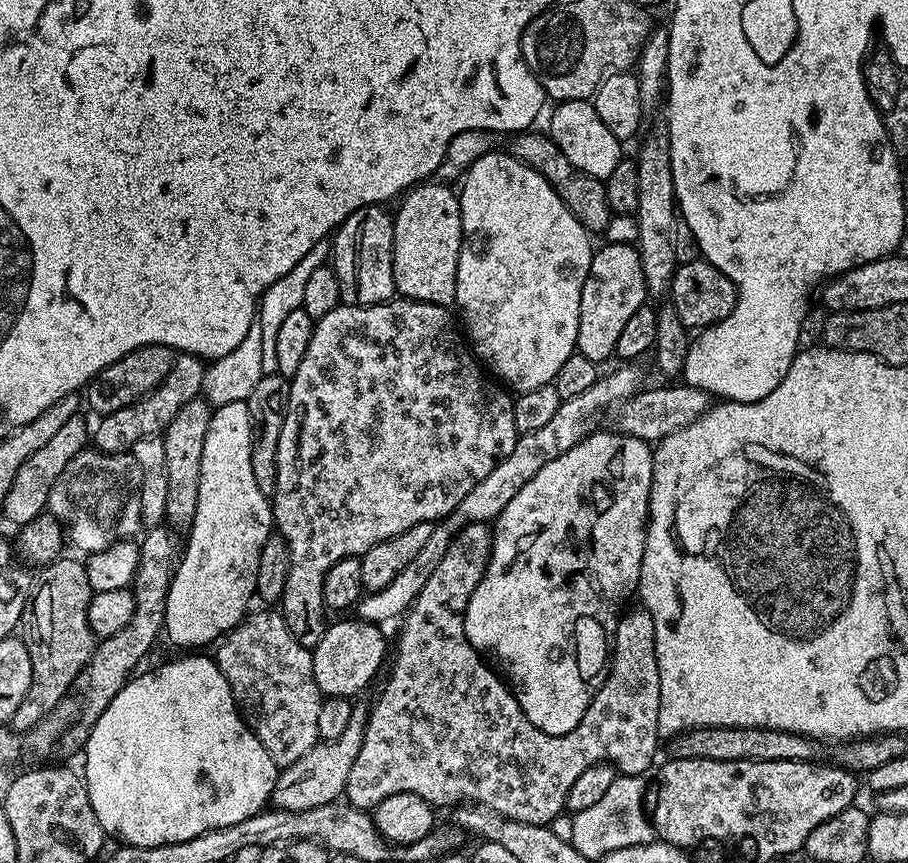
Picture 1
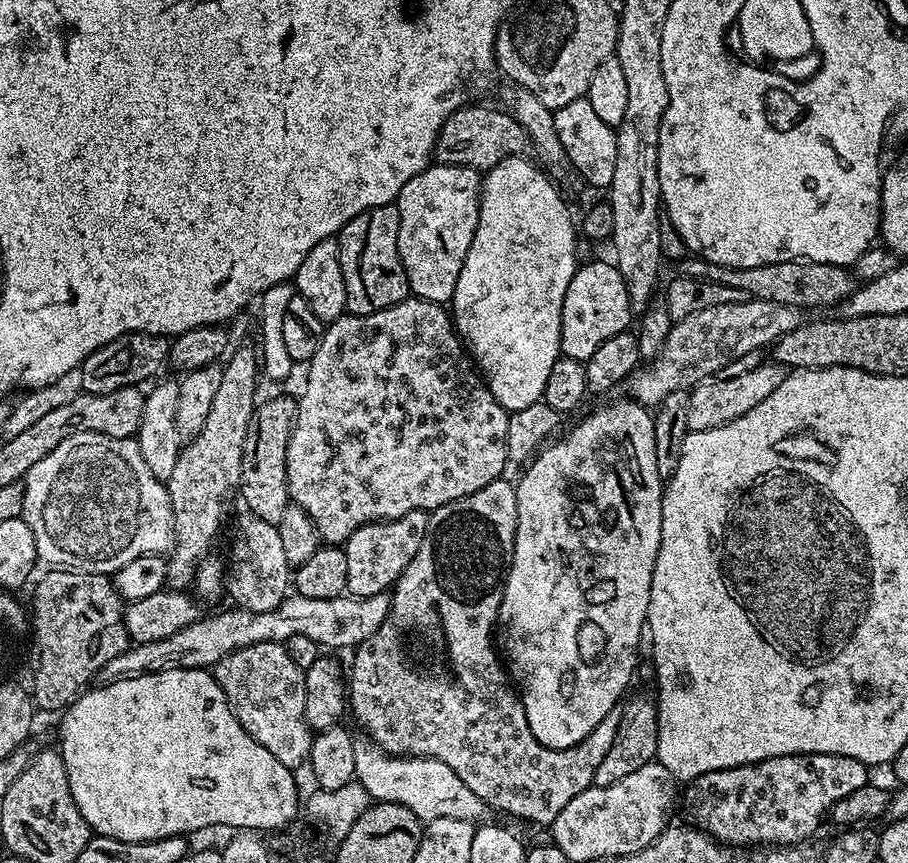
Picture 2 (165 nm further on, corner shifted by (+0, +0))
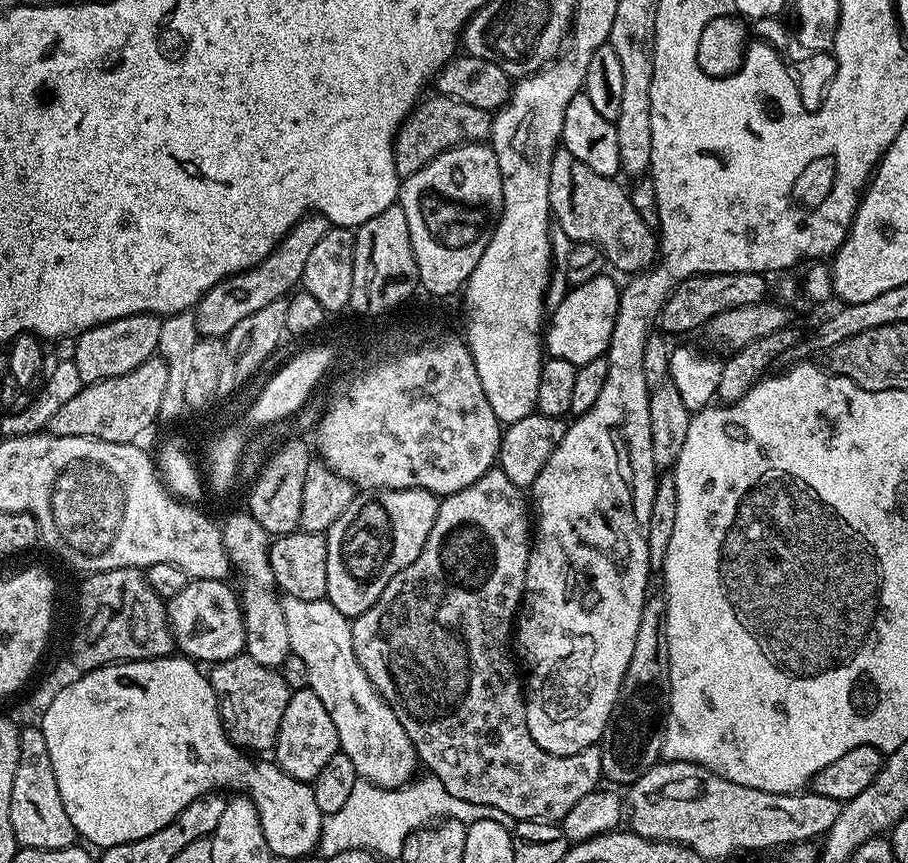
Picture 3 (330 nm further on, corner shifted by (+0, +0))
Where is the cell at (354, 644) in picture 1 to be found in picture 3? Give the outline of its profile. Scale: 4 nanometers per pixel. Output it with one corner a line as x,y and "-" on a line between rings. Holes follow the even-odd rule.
311,688
292,692
286,702
286,714
282,714
282,726
278,726
278,738
274,749
274,762
286,775
297,782
311,782
318,778
322,766
340,751
338,733
329,711

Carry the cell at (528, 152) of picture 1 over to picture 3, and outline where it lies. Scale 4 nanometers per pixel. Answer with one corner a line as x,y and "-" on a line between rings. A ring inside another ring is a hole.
439,94
430,96
417,103
396,132
392,145
394,166
402,178
422,170
422,166
438,158
438,154
442,154
447,148
456,148
460,144
479,144
491,137
493,113
478,110
478,106
470,106
454,98
446,98

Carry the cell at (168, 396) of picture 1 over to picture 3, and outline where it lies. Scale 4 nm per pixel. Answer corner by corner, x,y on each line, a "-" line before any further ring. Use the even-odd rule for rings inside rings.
309,214
303,216
295,226
282,238
280,245
270,253
262,262
252,268
227,276
218,282
205,294
195,306
196,328
201,337
223,338
238,326
238,322
250,318
262,306
270,302
285,299
300,284
302,269
306,267
308,255
314,251
314,245
326,234
329,227
328,219
324,216

